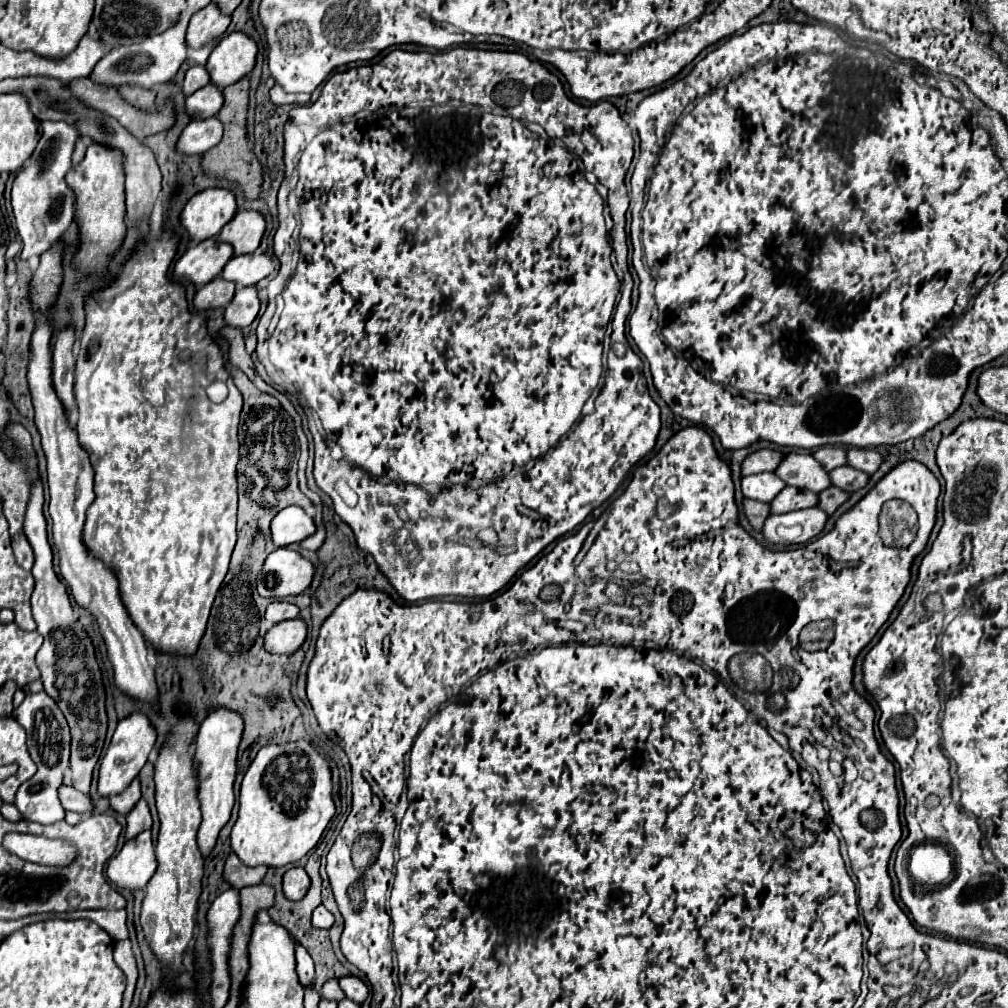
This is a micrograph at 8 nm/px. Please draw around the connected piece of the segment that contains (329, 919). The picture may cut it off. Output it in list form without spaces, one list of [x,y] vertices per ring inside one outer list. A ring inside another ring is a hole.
[[[319,905],[319,907],[313,911],[313,925],[315,925],[315,927],[319,927],[319,929],[329,929],[329,927],[333,925],[333,921],[335,921],[335,917],[333,917],[323,905]]]

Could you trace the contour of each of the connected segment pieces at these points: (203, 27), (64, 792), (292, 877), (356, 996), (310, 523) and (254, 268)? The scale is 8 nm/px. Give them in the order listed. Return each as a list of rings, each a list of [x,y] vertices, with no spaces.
[[[209,3],[205,9],[197,11],[187,27],[187,45],[191,49],[199,49],[209,41],[219,39],[231,23],[231,15],[221,13],[219,5]]]
[[[63,785],[59,789],[59,797],[61,803],[65,807],[65,811],[75,811],[75,813],[93,813],[93,803],[89,799],[89,795],[79,793],[77,789],[71,789],[67,785]]]
[[[293,867],[283,877],[283,891],[285,891],[285,897],[291,901],[303,899],[305,893],[309,891],[309,885],[311,885],[311,879],[303,867]]]
[[[353,975],[341,977],[341,979],[339,979],[339,985],[341,985],[341,989],[345,991],[345,995],[347,995],[351,1001],[363,1003],[363,1001],[367,999],[367,995],[369,995],[367,985],[365,985],[359,977],[353,977]]]
[[[285,507],[271,523],[273,543],[277,547],[301,543],[315,533],[315,521],[301,507]]]
[[[263,253],[235,255],[225,265],[221,277],[227,281],[235,281],[237,287],[249,287],[265,279],[275,269],[275,263]]]

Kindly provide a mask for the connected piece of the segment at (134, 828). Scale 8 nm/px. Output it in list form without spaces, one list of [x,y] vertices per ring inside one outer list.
[[[141,799],[127,815],[127,827],[125,827],[125,837],[133,839],[137,833],[151,829],[151,813],[149,807],[145,803],[145,799]]]

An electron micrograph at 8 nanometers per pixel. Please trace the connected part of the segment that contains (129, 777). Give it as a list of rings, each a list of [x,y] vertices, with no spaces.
[[[135,711],[129,717],[121,719],[111,739],[111,745],[107,749],[107,755],[103,757],[101,767],[99,767],[99,793],[105,797],[121,793],[143,769],[151,749],[155,747],[155,741],[157,741],[157,731],[151,725],[151,721],[147,719],[147,715]]]

